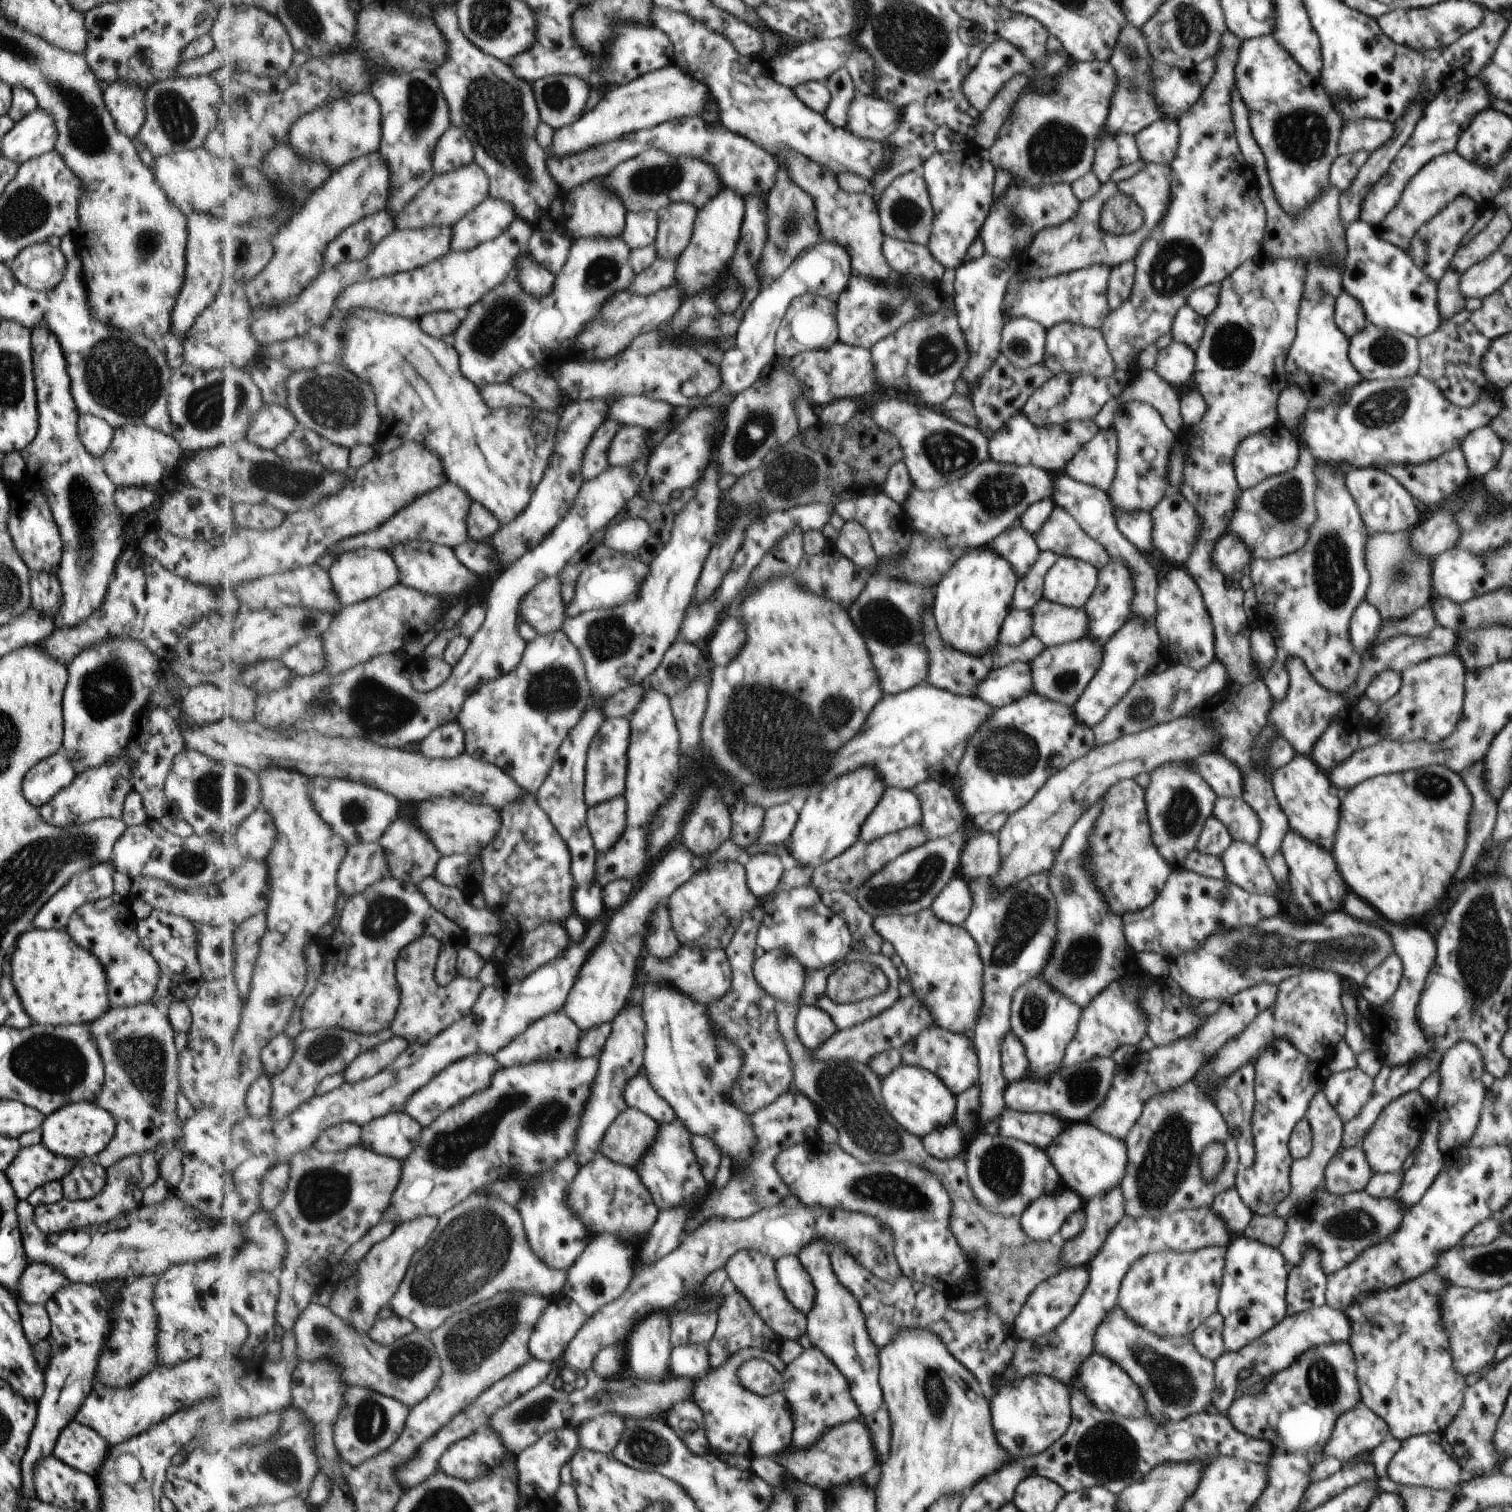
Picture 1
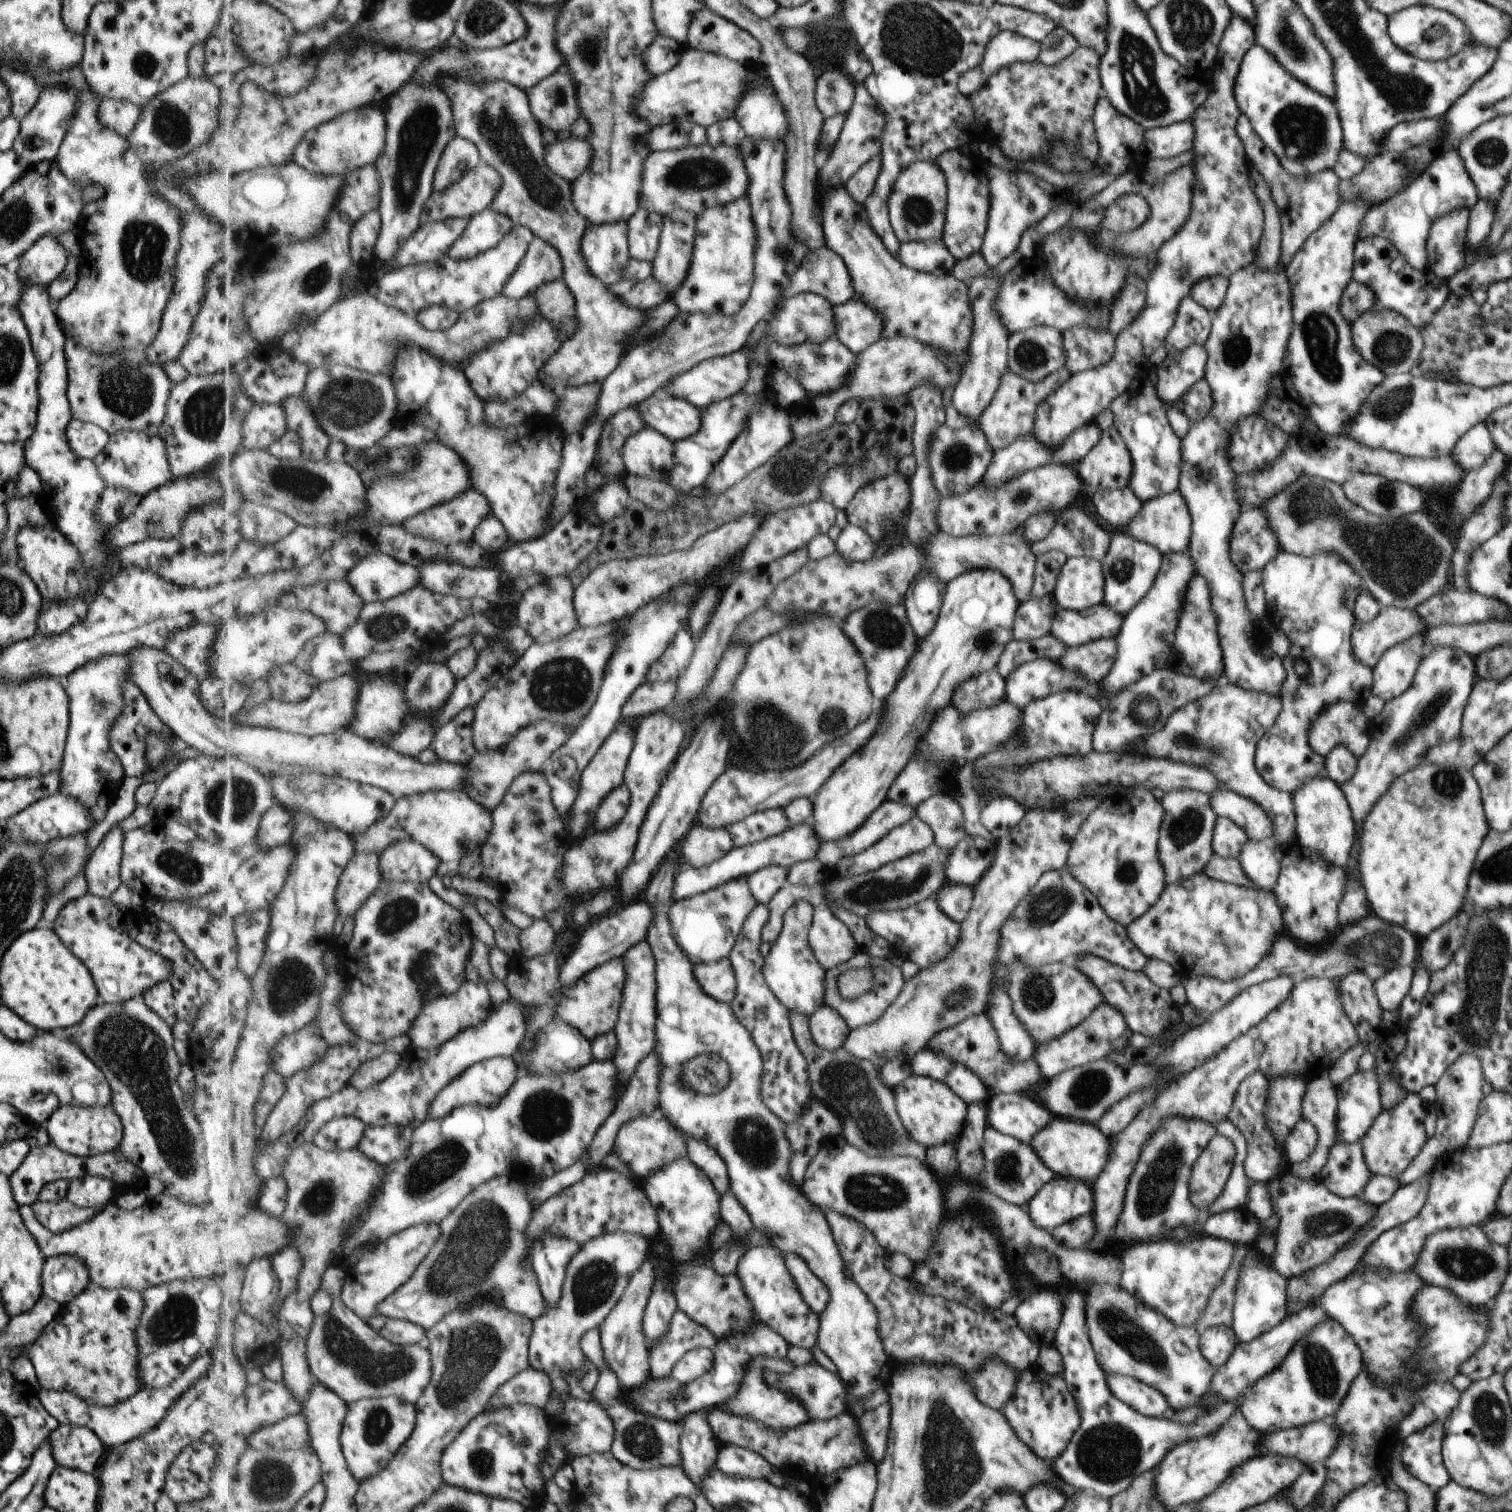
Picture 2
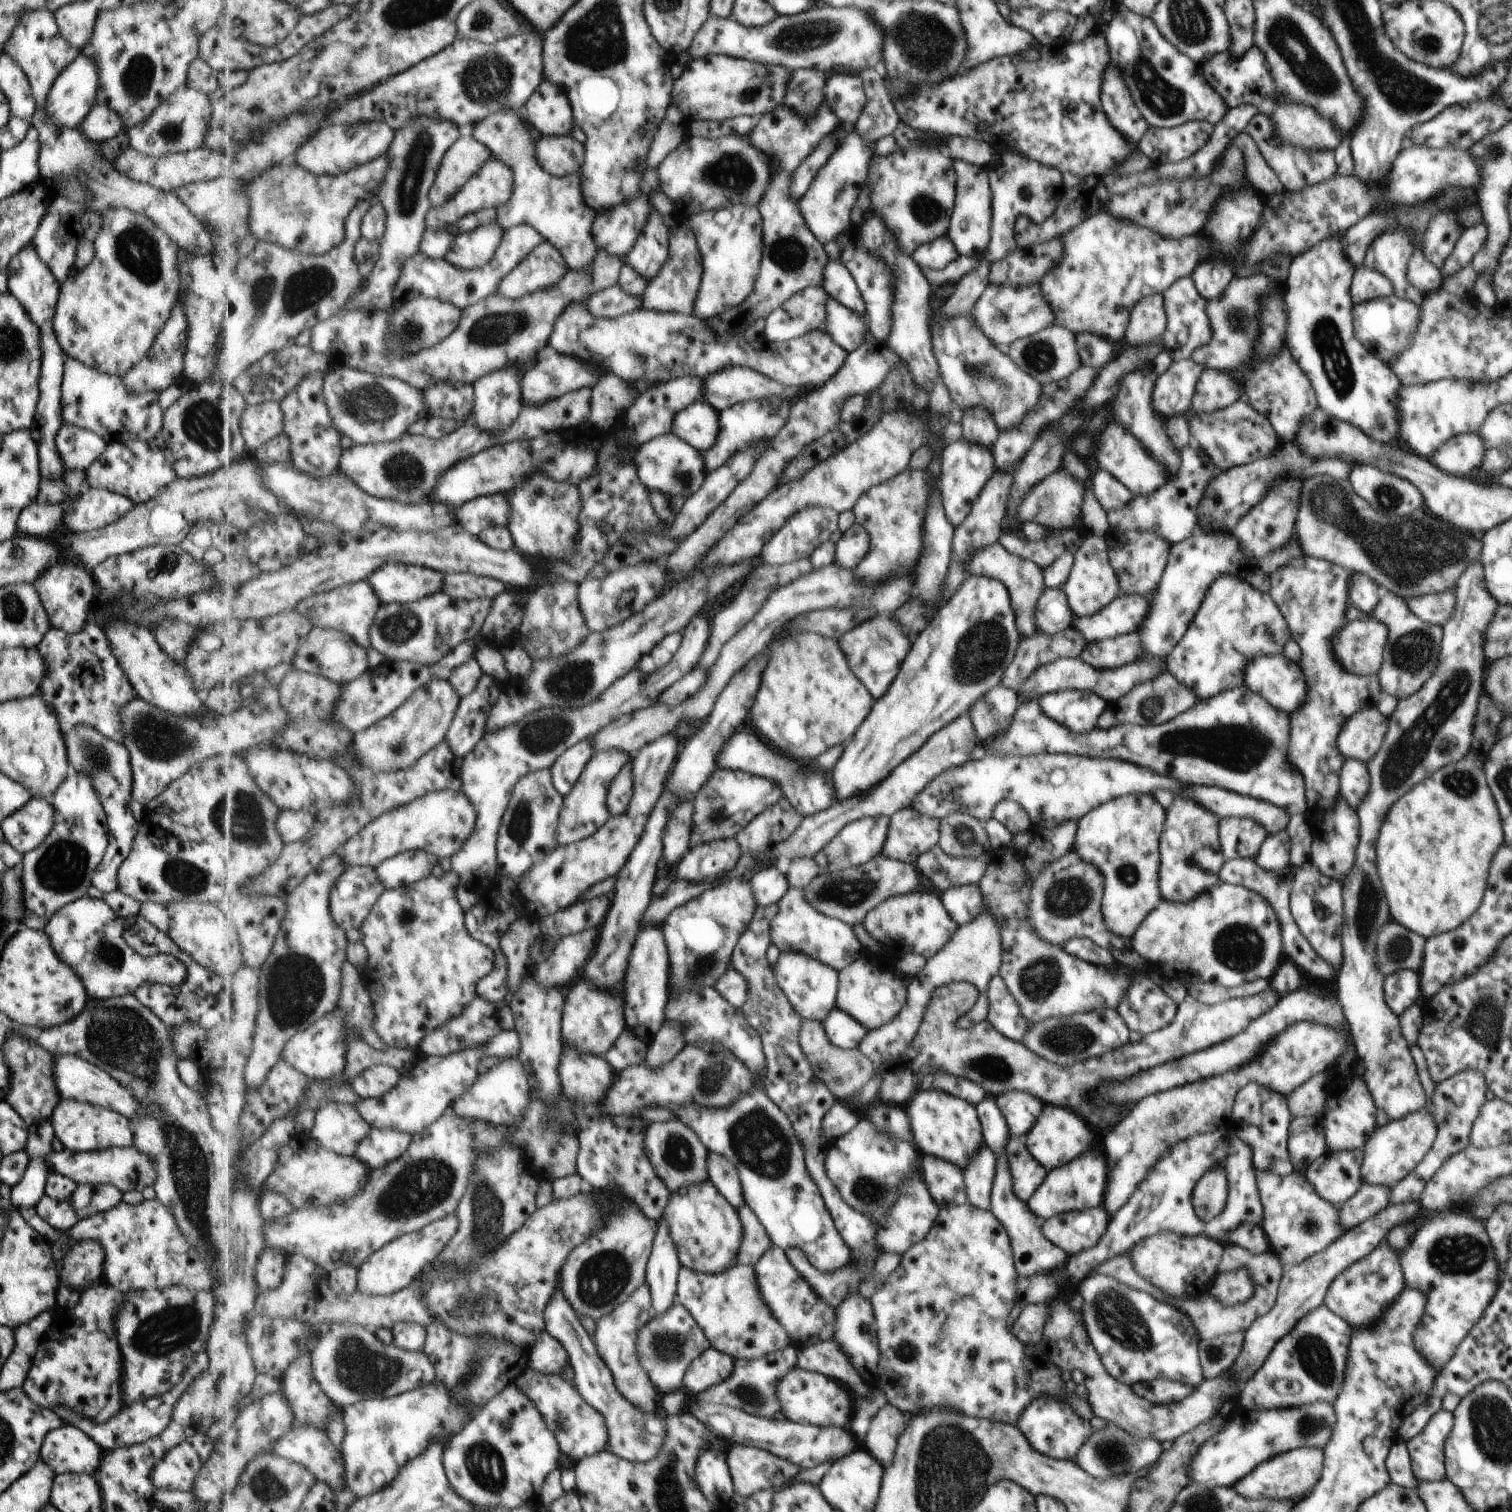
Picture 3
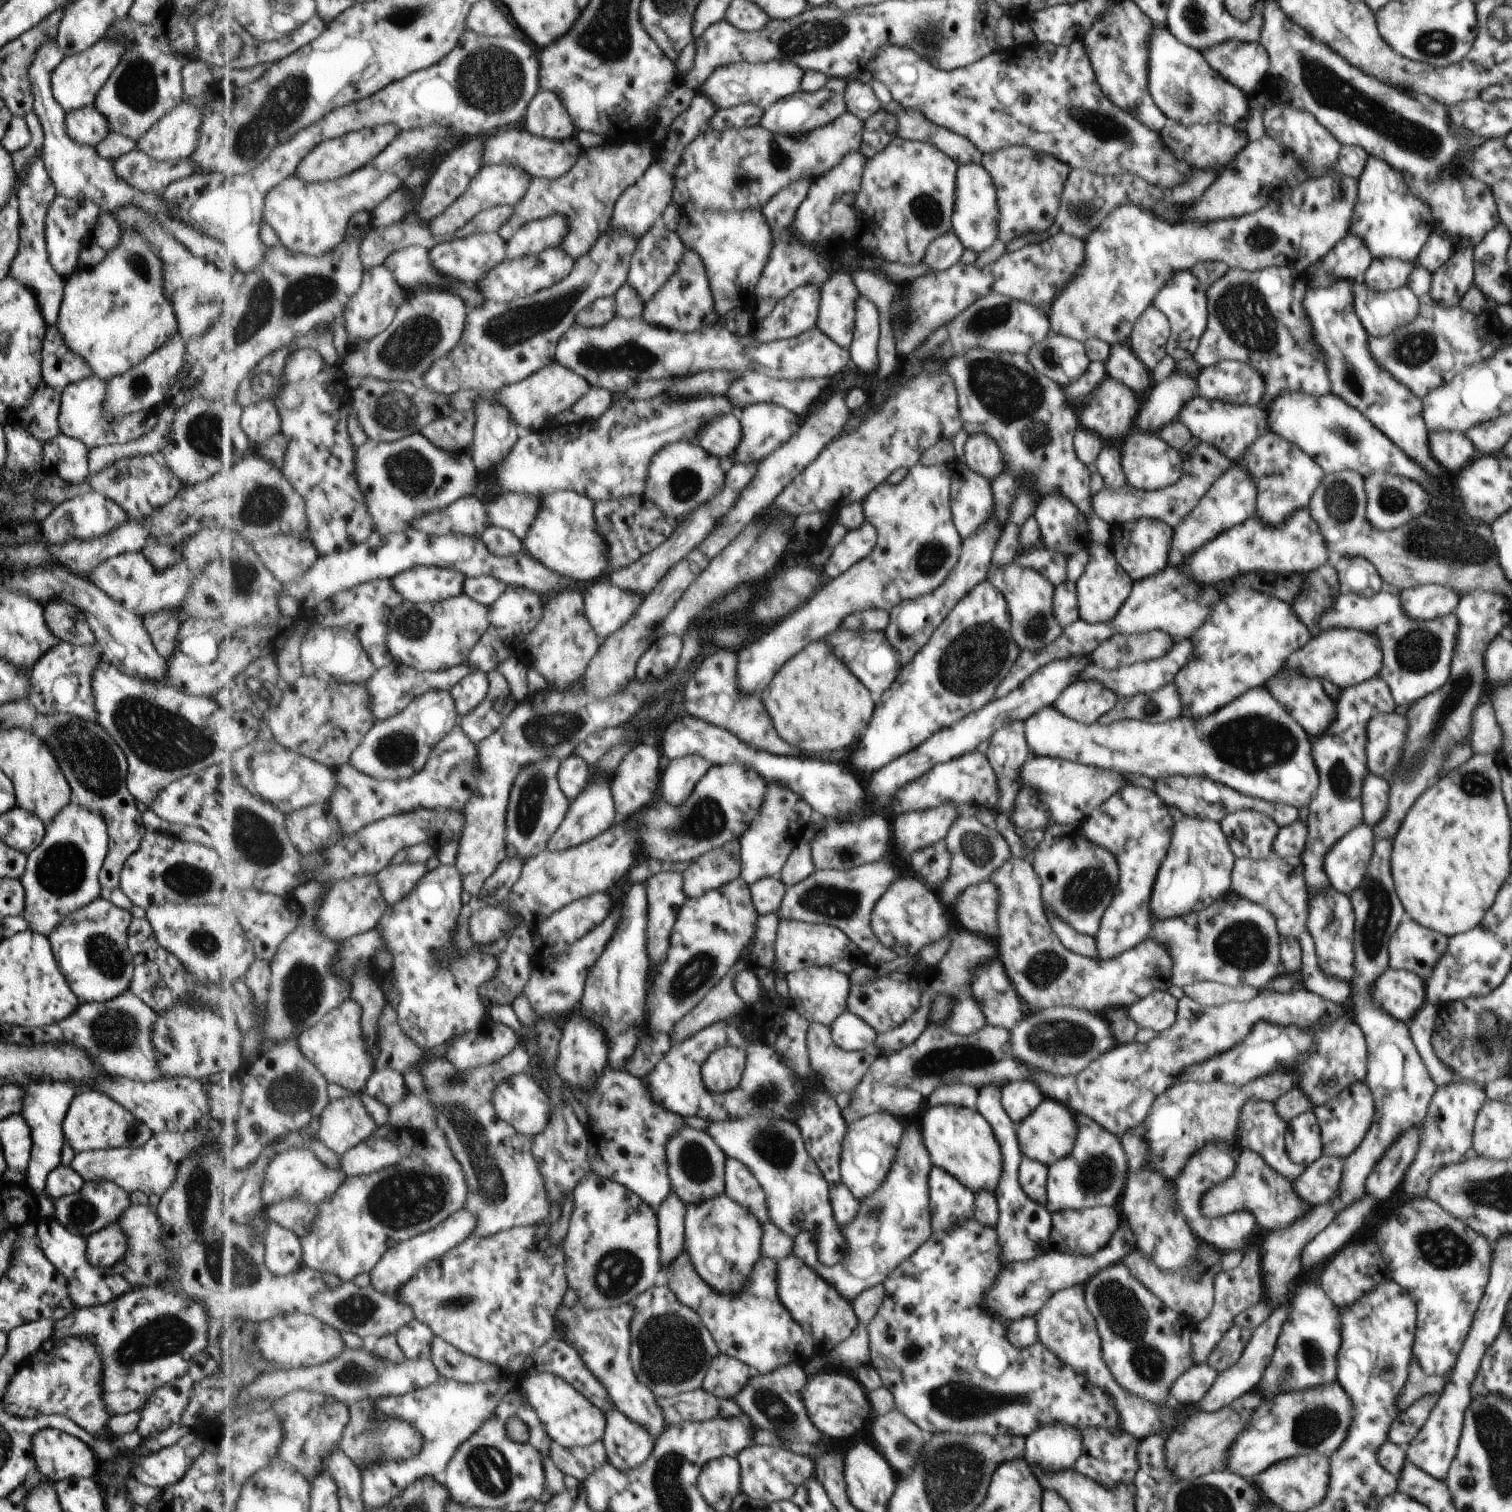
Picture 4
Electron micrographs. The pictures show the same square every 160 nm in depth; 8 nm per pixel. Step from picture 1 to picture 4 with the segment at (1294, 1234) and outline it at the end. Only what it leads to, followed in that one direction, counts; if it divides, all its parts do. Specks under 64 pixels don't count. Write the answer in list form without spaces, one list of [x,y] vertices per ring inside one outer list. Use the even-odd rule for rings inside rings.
[[[1240,1148],[1233,1174],[1213,1185],[1201,1200],[1202,1213],[1207,1217],[1215,1218],[1240,1210],[1249,1211],[1262,1231],[1287,1228],[1299,1217],[1309,1213],[1309,1208],[1309,1204],[1295,1192],[1292,1182],[1275,1171],[1262,1155],[1243,1148]]]

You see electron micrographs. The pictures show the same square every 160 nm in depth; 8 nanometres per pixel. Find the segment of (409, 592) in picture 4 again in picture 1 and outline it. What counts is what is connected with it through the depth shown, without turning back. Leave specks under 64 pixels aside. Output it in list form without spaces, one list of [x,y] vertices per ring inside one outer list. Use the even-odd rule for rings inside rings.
[[[359,549],[342,553],[335,558],[334,561],[329,560],[324,563],[331,576],[333,588],[339,596],[339,602],[343,606],[350,606],[364,602],[379,596],[385,590],[399,585],[402,581],[402,574],[399,572],[399,566],[395,560],[391,558],[389,551],[385,550],[372,550],[372,549]]]

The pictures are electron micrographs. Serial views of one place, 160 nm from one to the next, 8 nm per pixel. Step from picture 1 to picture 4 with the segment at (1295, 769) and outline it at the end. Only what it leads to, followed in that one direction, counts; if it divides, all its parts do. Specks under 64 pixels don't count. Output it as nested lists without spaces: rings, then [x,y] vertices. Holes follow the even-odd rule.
[[[1361,823],[1341,837],[1323,857],[1330,886],[1349,898],[1360,888],[1360,880],[1366,875],[1373,854],[1373,828]]]

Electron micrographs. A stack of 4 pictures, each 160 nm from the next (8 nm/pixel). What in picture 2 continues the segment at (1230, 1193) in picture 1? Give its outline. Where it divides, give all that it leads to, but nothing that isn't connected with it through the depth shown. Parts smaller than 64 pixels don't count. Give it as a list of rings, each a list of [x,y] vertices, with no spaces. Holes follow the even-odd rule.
[[[1245,1207],[1234,1210],[1223,1210],[1223,1213],[1211,1214],[1202,1225],[1202,1232],[1214,1237],[1237,1238],[1248,1246],[1256,1241],[1259,1222]]]

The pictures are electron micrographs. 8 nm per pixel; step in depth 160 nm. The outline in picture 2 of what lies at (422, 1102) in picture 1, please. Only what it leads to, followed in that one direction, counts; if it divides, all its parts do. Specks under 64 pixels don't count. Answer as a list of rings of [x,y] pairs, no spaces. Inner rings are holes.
[[[496,1057],[490,1060],[483,1060],[470,1068],[467,1068],[459,1078],[455,1078],[449,1086],[445,1086],[439,1096],[431,1102],[431,1110],[429,1110],[429,1120],[435,1118],[446,1118],[449,1114],[454,1113],[456,1109],[467,1104],[475,1106],[497,1106],[499,1102],[507,1097],[507,1092],[513,1088],[517,1078],[519,1078],[519,1065],[513,1057]]]

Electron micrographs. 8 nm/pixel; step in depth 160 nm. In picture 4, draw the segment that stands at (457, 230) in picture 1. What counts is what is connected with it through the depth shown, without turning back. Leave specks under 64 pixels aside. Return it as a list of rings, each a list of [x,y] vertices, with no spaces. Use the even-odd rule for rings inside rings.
[[[475,233],[465,238],[450,238],[434,246],[430,250],[430,257],[436,269],[445,277],[477,284],[491,269],[508,258],[507,247],[507,240],[499,233]]]

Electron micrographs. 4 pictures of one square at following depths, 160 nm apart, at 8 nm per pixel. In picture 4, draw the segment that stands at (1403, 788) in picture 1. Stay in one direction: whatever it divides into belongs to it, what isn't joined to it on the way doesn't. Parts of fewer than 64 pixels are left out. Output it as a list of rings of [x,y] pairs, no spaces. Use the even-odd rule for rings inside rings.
[[[1475,753],[1475,756],[1470,758],[1466,764],[1461,765],[1459,769],[1448,771],[1444,777],[1437,778],[1427,790],[1424,790],[1418,796],[1418,800],[1407,811],[1406,817],[1402,820],[1402,825],[1399,826],[1399,830],[1393,840],[1393,849],[1391,849],[1390,854],[1390,874],[1393,876],[1394,889],[1402,906],[1405,908],[1407,918],[1413,919],[1429,930],[1444,934],[1448,938],[1471,930],[1479,924],[1485,911],[1491,906],[1491,902],[1494,901],[1497,891],[1510,873],[1509,870],[1511,870],[1511,861],[1508,855],[1511,826],[1509,826],[1507,809],[1502,795],[1501,772],[1498,770],[1498,766],[1495,765],[1493,756],[1494,754]]]

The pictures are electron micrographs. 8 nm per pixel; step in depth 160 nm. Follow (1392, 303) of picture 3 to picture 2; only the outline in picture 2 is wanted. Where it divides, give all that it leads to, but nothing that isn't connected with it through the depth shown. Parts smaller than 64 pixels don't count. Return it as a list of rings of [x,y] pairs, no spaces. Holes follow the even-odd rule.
[[[1377,304],[1350,324],[1350,335],[1353,336],[1354,347],[1357,348],[1358,354],[1366,362],[1377,367],[1384,377],[1413,372],[1423,348],[1420,329],[1411,326],[1401,314],[1377,307]]]

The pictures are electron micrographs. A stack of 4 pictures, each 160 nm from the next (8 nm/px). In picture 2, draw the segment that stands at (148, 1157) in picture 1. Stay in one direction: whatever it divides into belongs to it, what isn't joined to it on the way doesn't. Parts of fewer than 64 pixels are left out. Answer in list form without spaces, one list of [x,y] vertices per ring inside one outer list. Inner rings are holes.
[[[65,1197],[58,1201],[35,1201],[31,1206],[37,1222],[52,1233],[60,1233],[86,1220],[89,1220],[98,1210],[79,1208]]]

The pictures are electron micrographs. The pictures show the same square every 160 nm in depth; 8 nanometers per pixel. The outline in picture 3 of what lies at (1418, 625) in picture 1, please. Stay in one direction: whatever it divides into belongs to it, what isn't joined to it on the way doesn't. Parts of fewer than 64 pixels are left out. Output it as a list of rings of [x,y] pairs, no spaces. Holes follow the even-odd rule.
[[[1375,619],[1348,622],[1332,636],[1334,658],[1347,672],[1376,676],[1386,636],[1386,626]]]

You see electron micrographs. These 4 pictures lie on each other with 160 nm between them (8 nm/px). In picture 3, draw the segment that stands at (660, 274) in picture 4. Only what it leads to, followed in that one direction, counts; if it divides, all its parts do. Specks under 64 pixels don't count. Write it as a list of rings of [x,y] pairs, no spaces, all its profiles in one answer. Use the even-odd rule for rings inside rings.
[[[654,209],[646,227],[639,233],[634,248],[626,256],[627,263],[641,274],[648,284],[662,272],[669,260],[670,236],[670,228],[667,228],[661,214]]]

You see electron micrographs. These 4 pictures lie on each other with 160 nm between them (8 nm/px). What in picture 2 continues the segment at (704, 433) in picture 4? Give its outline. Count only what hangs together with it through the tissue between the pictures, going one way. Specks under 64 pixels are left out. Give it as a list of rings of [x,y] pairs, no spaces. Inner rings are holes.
[[[647,398],[636,406],[641,410],[647,427],[655,428],[673,443],[698,434],[702,426],[702,410],[683,398],[657,400]]]

